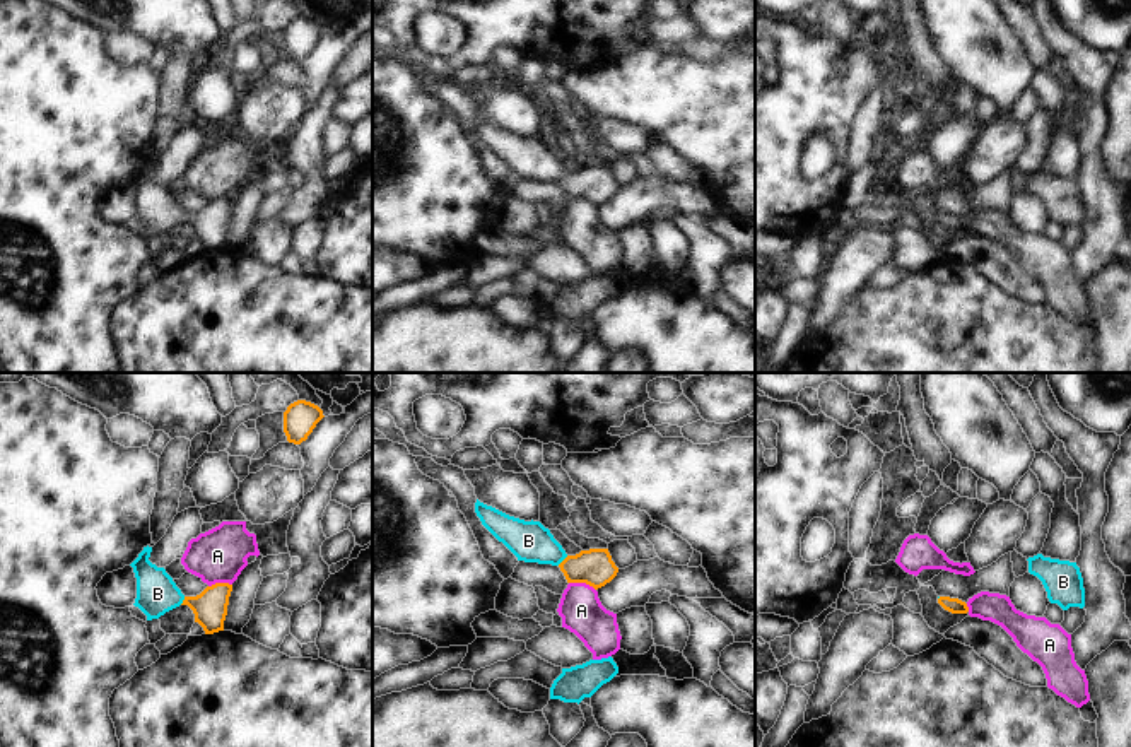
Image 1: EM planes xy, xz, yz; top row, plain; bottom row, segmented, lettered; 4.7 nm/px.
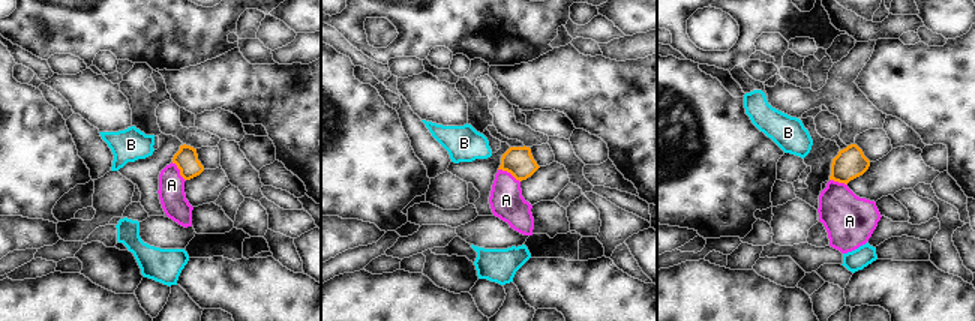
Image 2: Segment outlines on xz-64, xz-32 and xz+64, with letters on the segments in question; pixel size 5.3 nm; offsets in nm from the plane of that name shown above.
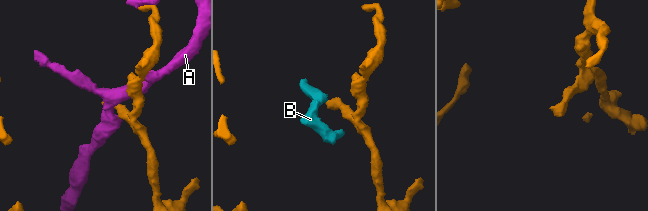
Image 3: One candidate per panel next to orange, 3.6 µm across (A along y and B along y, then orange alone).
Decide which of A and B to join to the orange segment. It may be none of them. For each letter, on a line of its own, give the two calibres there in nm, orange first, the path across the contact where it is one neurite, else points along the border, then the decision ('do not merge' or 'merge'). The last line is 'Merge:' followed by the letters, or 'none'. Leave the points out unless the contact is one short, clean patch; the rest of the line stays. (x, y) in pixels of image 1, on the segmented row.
A: 170 nm thick on the orange side, 200 nm on the other; do not merge
B: 170 nm thick on the orange side, 190 nm on the other; runs through xz (595, 566), (571, 566), (564, 559), (528, 541); merge
Merge: B

